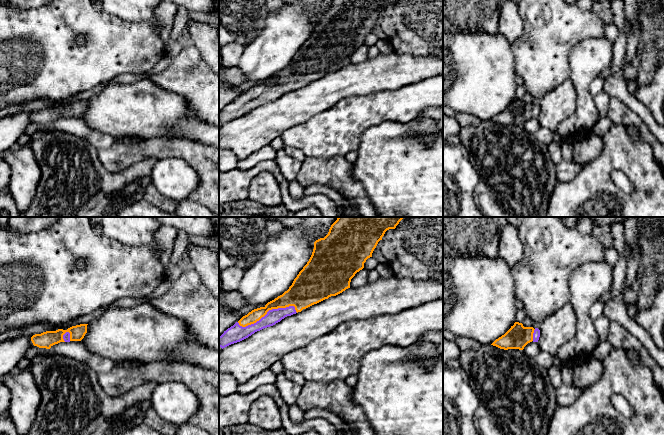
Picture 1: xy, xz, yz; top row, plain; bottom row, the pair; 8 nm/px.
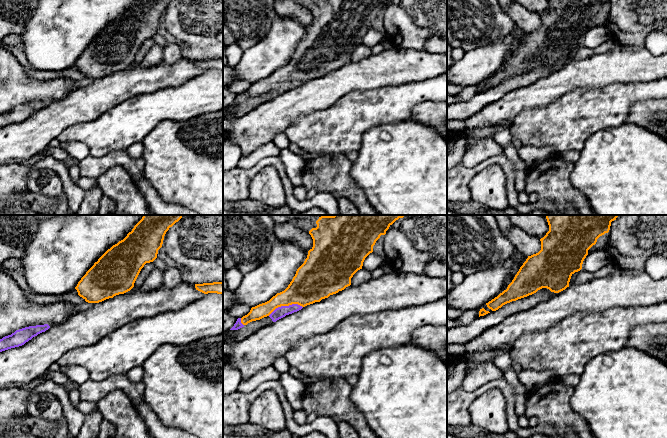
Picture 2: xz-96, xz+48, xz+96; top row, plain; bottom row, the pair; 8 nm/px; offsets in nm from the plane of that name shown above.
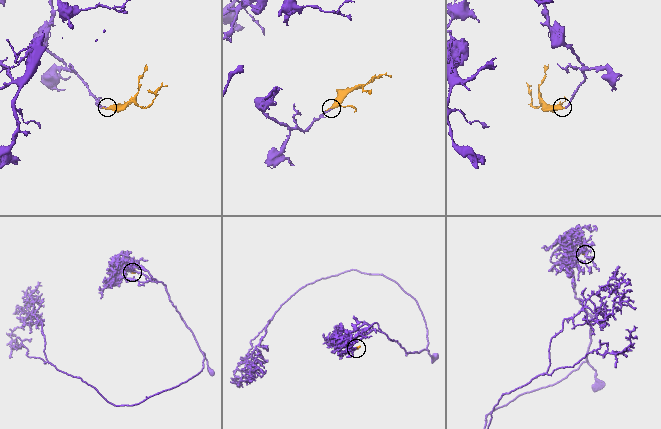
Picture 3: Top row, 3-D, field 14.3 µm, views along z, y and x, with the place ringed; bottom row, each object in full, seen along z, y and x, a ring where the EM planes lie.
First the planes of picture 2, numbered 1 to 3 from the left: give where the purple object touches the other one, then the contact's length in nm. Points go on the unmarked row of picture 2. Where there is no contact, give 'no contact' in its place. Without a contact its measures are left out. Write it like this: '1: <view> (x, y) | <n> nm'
1: no contact
2: xz+48 (285, 81) | 280 nm
3: no contact

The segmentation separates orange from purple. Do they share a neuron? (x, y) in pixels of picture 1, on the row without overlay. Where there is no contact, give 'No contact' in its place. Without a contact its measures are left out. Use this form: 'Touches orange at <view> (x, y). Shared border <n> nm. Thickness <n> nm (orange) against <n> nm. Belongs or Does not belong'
Touches orange at xz (268, 86). Shared border 500 nm. Thickness 160 nm (orange) against 120 nm. Belongs

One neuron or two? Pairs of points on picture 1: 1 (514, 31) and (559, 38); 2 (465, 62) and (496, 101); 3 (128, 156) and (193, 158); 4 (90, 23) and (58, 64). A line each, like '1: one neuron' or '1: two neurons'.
1: two neurons
2: one neuron
3: one neuron
4: one neuron

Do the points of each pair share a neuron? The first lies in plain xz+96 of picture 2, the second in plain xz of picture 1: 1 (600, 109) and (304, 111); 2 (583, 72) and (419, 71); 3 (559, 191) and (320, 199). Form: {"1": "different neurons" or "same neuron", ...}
{"1": "different neurons", "2": "same neuron", "3": "different neurons"}

